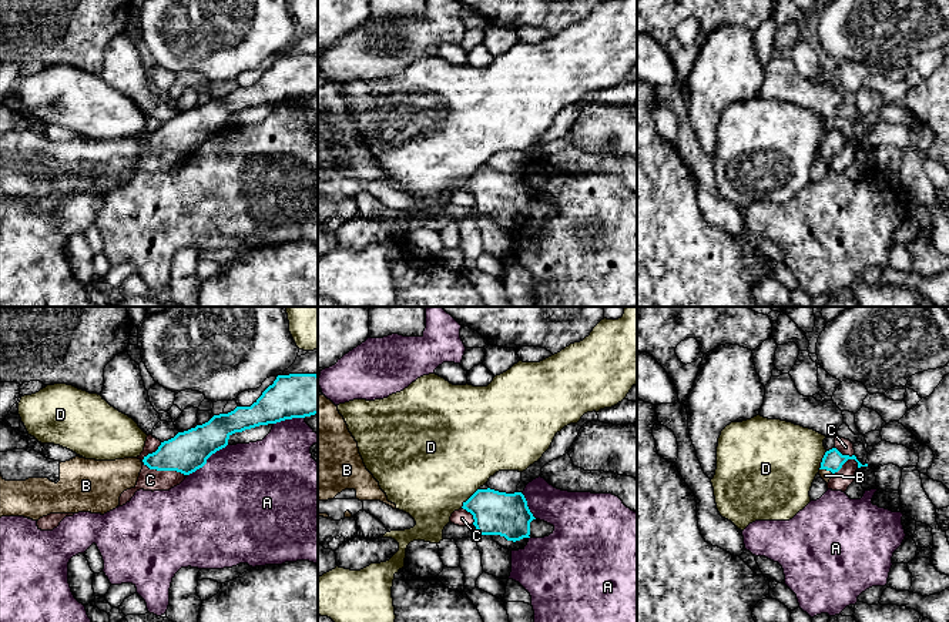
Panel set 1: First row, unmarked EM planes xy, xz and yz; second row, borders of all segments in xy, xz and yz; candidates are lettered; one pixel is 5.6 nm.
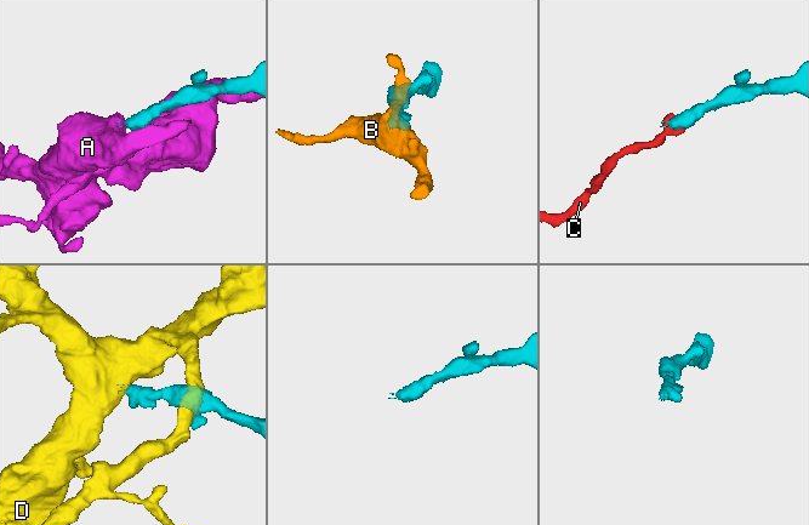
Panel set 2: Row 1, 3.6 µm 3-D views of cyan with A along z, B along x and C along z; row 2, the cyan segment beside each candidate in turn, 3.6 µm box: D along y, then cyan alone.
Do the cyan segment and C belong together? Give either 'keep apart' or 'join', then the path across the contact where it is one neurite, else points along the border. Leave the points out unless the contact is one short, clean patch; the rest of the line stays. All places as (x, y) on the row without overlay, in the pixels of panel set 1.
keep apart; border xy (141, 140), (150, 149), (175, 150), (184, 156)

